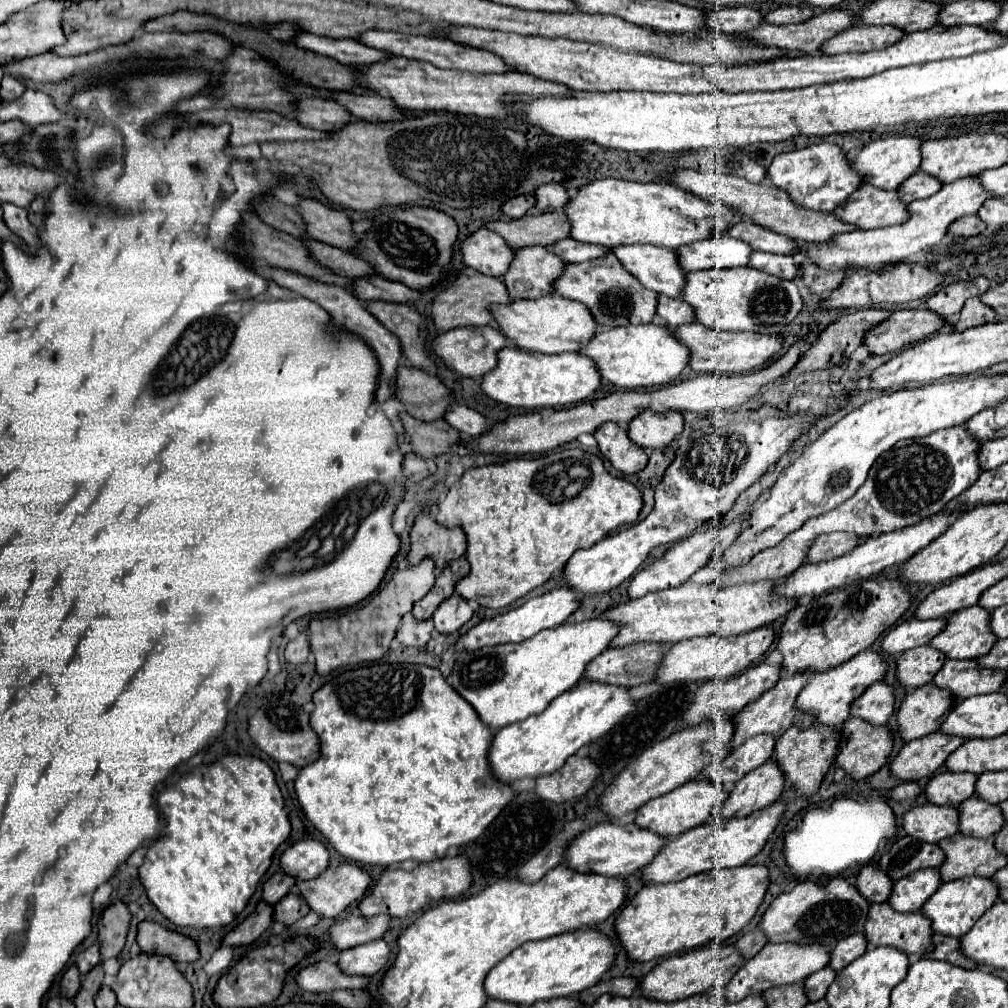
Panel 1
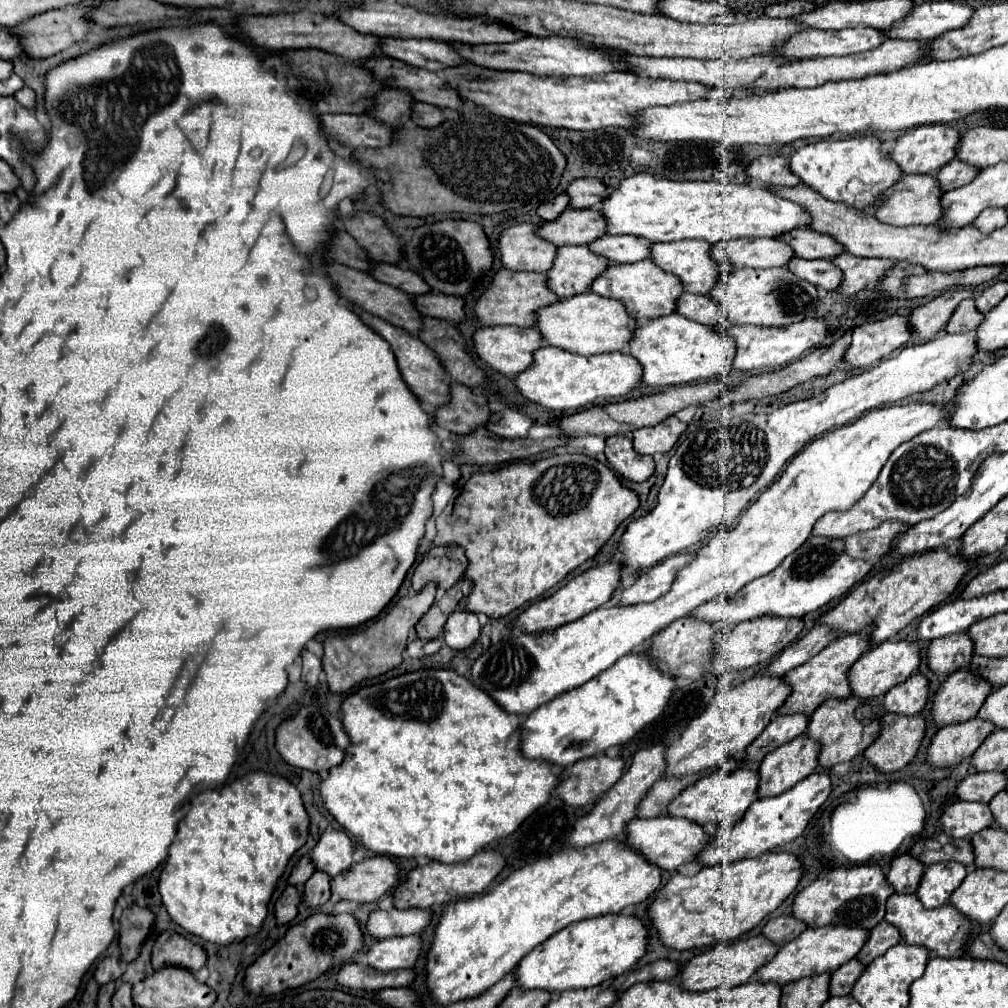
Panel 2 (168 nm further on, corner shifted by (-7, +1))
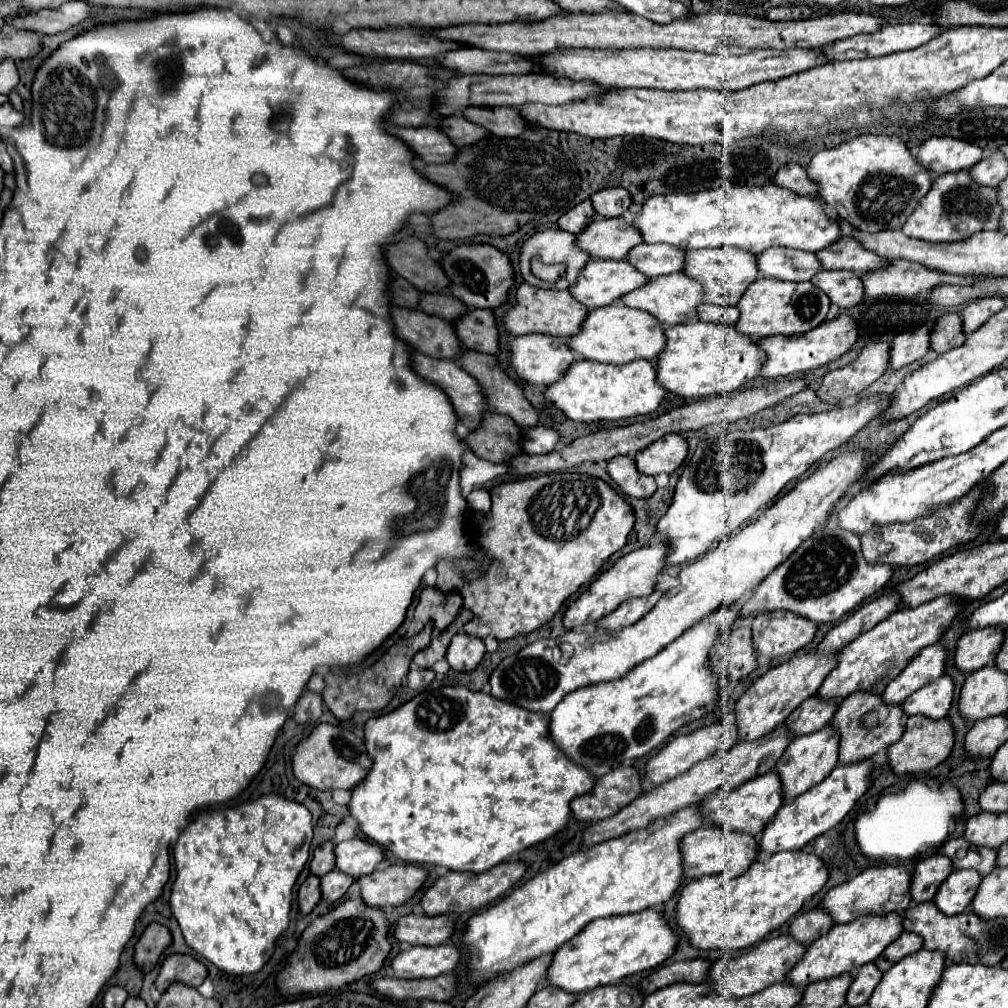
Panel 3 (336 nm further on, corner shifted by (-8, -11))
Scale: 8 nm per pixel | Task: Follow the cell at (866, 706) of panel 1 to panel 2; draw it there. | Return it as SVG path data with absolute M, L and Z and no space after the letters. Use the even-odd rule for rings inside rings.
M921 674L909 676L909 680L893 686L883 696L883 710L901 714L901 716L913 716L919 714L927 700L927 678Z

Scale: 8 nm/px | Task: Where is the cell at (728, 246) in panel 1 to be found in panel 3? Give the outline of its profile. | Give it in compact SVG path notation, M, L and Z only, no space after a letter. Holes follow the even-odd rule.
M768 248L766 252L758 254L758 268L760 274L768 278L802 282L816 276L822 270L822 264L812 252L794 248Z

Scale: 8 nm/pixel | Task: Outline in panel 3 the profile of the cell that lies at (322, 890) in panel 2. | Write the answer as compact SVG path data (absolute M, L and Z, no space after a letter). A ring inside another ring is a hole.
M332 870L330 874L322 876L322 898L326 898L330 904L334 904L348 892L348 888L354 882L356 880L352 876L346 876L344 872Z

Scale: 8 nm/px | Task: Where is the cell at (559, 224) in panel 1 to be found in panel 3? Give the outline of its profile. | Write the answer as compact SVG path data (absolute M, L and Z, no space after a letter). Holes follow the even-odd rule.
M596 218L586 232L578 234L578 246L592 258L622 260L642 242L642 234L622 218Z

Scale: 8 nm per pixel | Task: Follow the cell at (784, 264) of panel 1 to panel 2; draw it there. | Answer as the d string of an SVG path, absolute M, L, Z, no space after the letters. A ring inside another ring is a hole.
M795 256L793 260L789 260L787 266L789 272L793 272L797 278L821 286L825 290L835 290L841 284L841 270L829 260L807 260Z

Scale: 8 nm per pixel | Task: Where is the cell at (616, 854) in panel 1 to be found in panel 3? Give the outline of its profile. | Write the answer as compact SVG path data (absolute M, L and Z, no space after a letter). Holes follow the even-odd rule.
M702 826L696 832L690 832L682 842L680 842L682 858L684 858L684 874L690 878L700 878L700 876L712 876L724 872L728 878L742 876L750 868L750 864L756 862L758 858L758 842L754 836L744 834L744 832L728 832L720 830L716 826Z

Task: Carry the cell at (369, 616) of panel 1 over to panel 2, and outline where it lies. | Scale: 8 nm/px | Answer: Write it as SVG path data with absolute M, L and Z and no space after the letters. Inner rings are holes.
M433 584L429 588L423 588L415 596L403 596L395 604L387 608L387 612L371 622L363 630L349 632L349 634L335 634L327 636L323 646L323 670L327 674L327 684L331 692L345 692L353 684L361 682L363 678L373 678L379 674L385 674L387 670L395 668L403 660L403 650L407 646L409 630L419 622L419 618L429 610L429 606L435 600L435 590Z

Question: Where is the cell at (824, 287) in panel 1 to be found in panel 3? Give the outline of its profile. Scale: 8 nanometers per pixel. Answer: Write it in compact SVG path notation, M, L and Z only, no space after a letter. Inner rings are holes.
M894 260L888 268L868 272L862 276L866 296L904 296L912 298L920 292L928 292L938 284L974 284L986 276L954 276L948 272L938 272L922 264L908 260Z

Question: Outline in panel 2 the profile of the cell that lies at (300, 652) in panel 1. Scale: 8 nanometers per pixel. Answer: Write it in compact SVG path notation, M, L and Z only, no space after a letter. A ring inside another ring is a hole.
M303 650L301 652L301 658L303 658L303 674L301 674L301 680L309 686L315 686L317 684L317 678L319 678L319 672L321 672L321 660L309 652L309 650Z

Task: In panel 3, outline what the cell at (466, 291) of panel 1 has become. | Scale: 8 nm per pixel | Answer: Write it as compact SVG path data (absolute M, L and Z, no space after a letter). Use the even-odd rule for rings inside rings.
M520 284L516 290L516 300L512 308L506 314L506 328L510 334L550 334L550 336L574 336L582 330L582 324L588 316L588 310L584 304L578 304L578 300L572 298L570 290L542 290L530 284Z

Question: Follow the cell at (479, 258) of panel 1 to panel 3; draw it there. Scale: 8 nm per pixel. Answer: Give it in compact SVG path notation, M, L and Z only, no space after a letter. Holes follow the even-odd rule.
M544 230L544 232L536 232L530 240L524 242L522 252L520 252L520 274L532 286L564 290L564 288L570 288L572 284L576 284L576 280L588 260L590 260L590 254L582 252L582 248L576 246L576 234L570 234L564 230ZM532 262L546 266L546 270L550 270L550 276L540 278L532 270Z

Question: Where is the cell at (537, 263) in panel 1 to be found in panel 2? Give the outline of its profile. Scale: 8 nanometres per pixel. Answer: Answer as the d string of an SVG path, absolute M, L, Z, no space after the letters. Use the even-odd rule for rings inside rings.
M561 246L557 248L557 260L553 260L553 268L549 268L547 286L551 292L555 292L561 300L571 298L575 294L581 294L589 290L591 282L609 266L609 260L593 254L587 250L587 246Z

